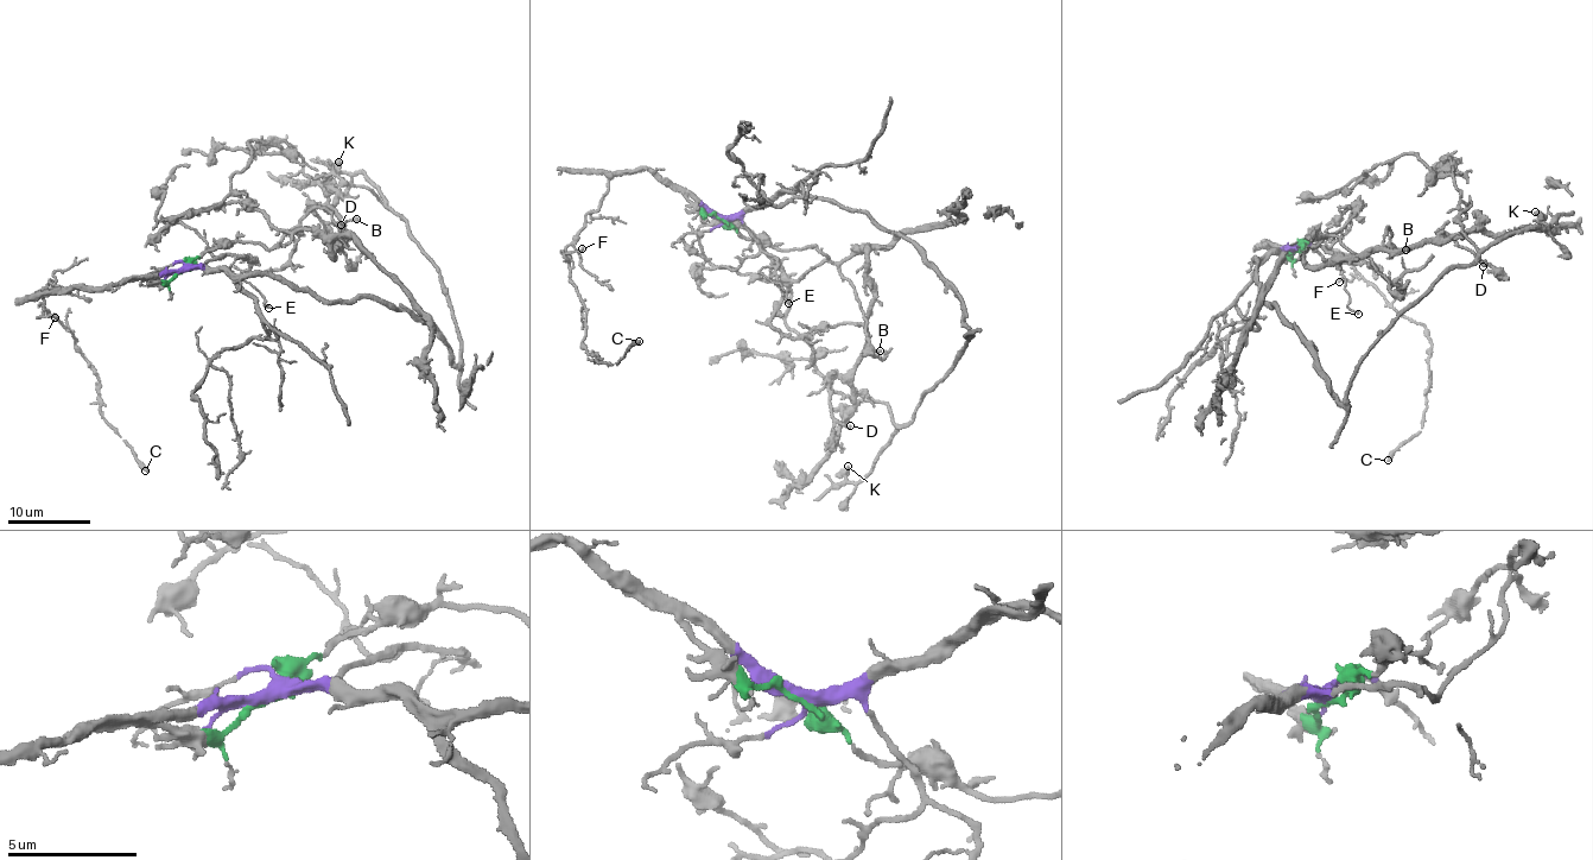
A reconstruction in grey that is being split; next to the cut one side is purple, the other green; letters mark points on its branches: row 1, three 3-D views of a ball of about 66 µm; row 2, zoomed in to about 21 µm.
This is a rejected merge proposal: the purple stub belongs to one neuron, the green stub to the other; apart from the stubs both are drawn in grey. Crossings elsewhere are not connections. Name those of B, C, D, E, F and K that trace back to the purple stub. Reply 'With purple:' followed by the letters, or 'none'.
With purple: C, E, F, K

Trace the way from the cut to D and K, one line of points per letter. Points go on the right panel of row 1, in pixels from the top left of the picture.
D: (1294, 250), (1326, 236), (1315, 238), (1308, 265), (1338, 264), (1409, 251), (1445, 233), (1482, 266)
K: (1294, 250), (1254, 261), (1258, 301), (1295, 332), (1339, 403), (1354, 366), (1449, 270), (1547, 228), (1535, 212)

